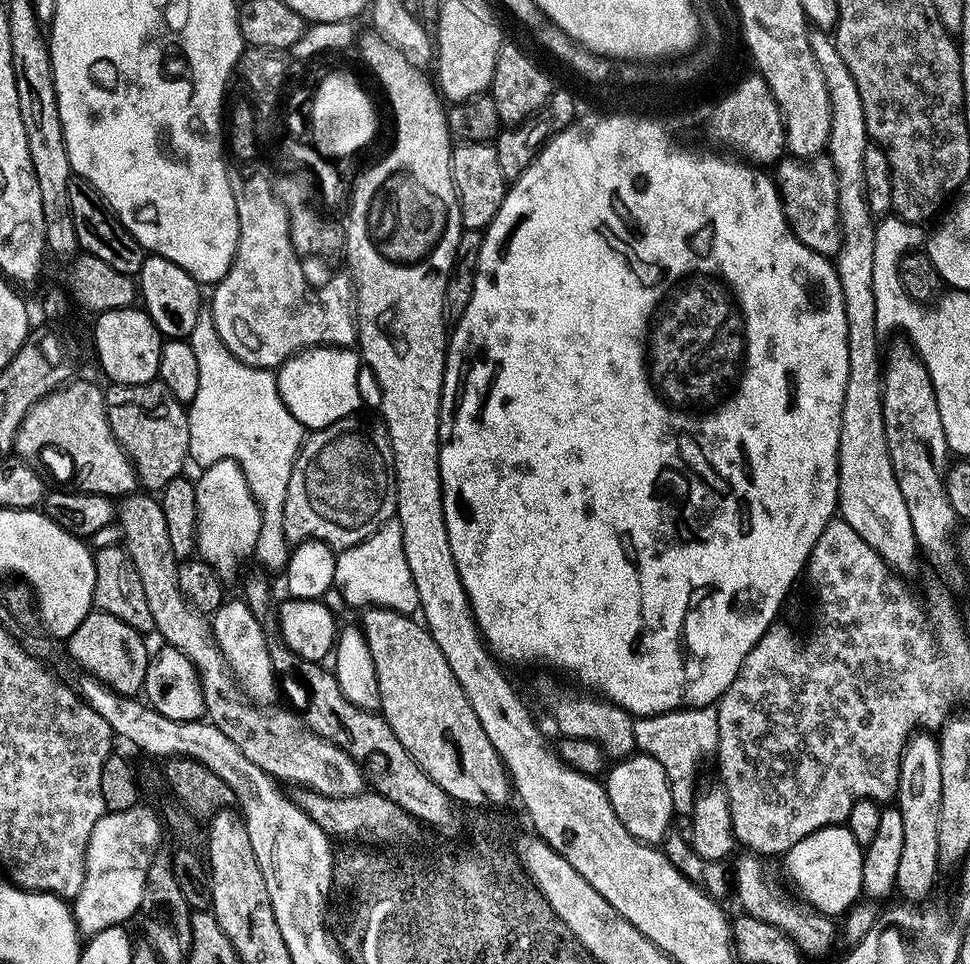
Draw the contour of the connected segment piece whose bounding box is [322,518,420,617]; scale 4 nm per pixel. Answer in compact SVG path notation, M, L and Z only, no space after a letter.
M393 518L366 543L350 548L337 557L338 590L325 594L322 602L333 614L340 614L344 601L350 606L361 608L383 608L404 616L413 617L419 613L420 599L414 585L410 566L406 563L405 547L400 521Z

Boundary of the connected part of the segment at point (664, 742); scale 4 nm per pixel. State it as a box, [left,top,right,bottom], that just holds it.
[634,707,720,818]

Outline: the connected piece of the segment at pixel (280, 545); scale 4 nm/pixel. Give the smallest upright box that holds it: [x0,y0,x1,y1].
[188,309,306,573]

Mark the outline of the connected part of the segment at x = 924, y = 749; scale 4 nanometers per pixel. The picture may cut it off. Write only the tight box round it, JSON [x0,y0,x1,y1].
[896,734,942,905]

